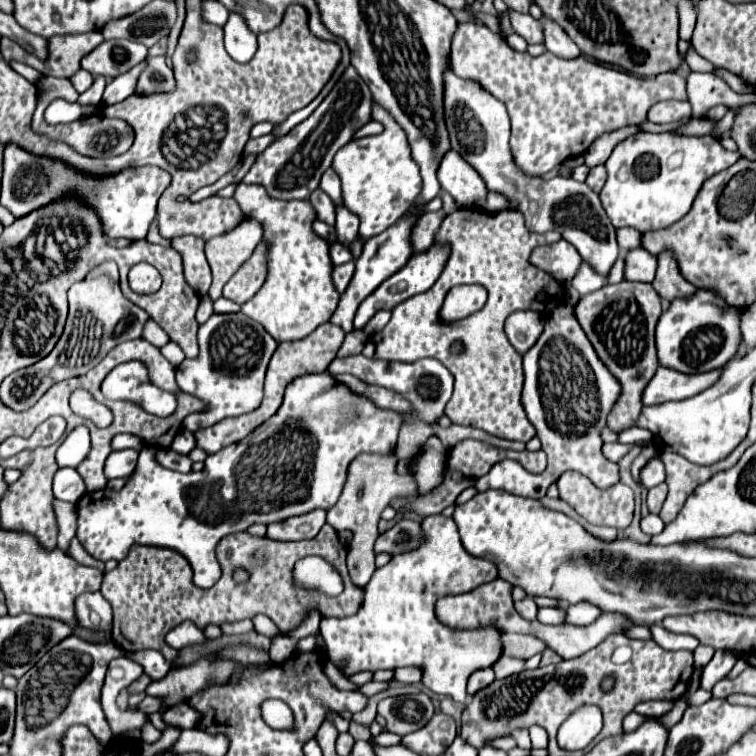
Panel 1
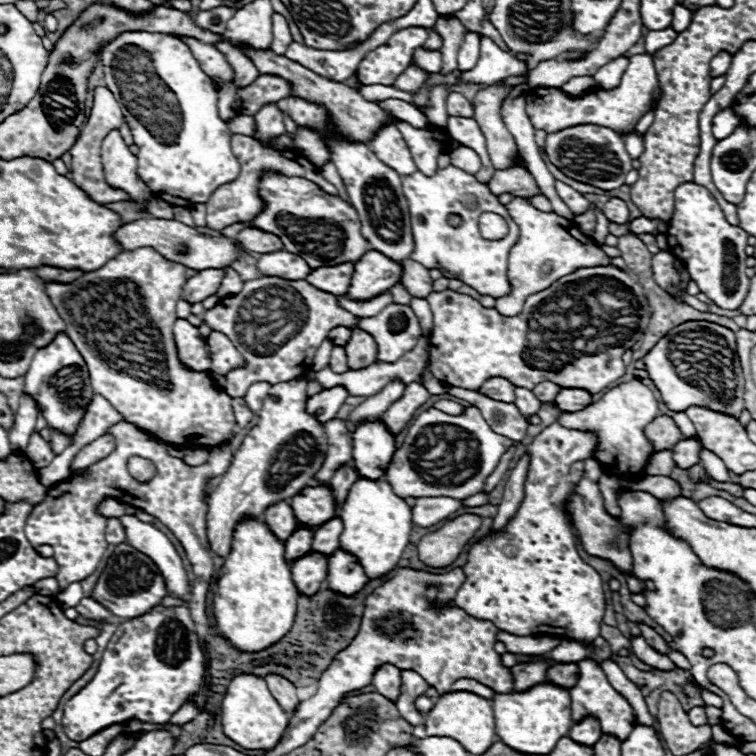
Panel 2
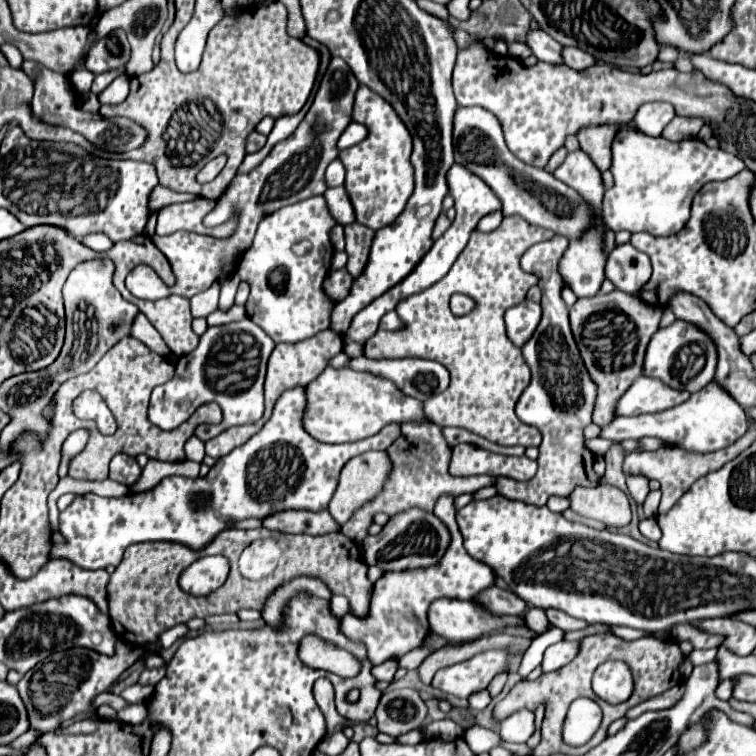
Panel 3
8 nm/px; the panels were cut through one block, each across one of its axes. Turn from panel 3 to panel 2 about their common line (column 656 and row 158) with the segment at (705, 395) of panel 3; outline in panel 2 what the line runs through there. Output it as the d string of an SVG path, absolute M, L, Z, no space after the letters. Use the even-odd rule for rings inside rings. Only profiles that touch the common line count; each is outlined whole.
M398 120L398 130L402 132L402 138L406 140L414 156L416 168L420 172L426 172L426 176L432 176L438 170L436 166L438 156L450 150L450 144L448 144L448 140L452 140L450 134L446 134L446 130L440 130L436 126L414 128L412 124L402 120Z

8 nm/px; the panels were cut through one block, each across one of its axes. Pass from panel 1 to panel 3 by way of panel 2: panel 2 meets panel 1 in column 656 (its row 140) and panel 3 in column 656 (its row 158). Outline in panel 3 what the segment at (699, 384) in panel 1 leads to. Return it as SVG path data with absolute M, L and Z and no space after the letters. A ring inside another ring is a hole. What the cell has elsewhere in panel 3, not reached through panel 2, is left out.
M640 376L630 390L618 400L616 416L638 416L638 414L656 414L660 410L674 408L690 398L688 392L672 390L656 378Z

